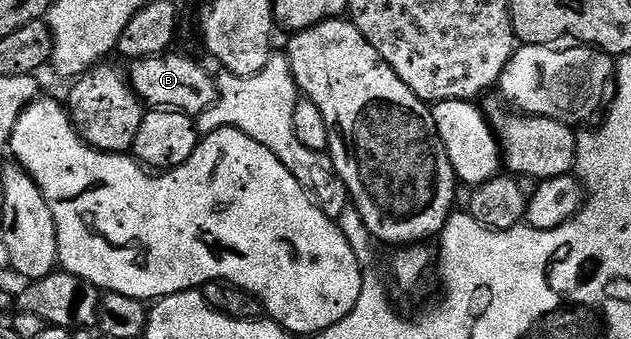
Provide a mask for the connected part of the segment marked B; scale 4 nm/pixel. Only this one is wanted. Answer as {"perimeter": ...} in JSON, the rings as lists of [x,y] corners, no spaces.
{"perimeter":[[[152,55],[148,59],[133,59],[130,82],[132,92],[140,98],[141,103],[152,109],[181,111],[183,115],[199,117],[203,111],[209,111],[216,105],[218,83],[196,59],[188,55]]]}

